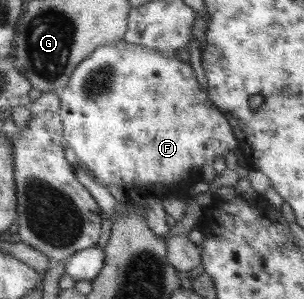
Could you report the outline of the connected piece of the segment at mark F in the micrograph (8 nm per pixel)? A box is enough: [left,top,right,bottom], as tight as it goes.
[58,41,238,200]

